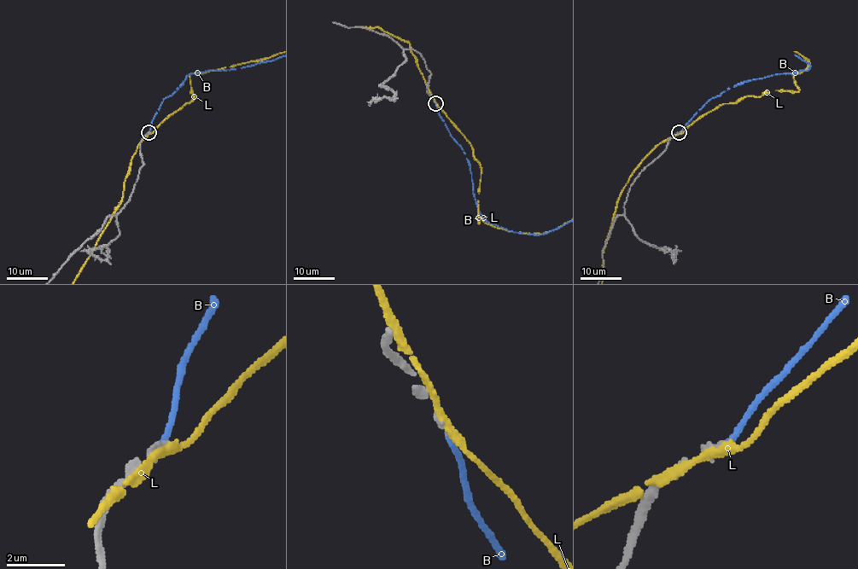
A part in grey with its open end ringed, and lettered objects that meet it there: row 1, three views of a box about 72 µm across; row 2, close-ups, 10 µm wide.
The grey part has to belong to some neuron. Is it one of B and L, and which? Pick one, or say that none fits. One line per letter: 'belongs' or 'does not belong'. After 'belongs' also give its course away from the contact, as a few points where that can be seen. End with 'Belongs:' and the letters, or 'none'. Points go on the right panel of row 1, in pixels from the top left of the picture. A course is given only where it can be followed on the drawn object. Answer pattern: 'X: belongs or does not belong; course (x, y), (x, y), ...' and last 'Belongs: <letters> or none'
B: belongs
L: does not belong
Belongs: B

